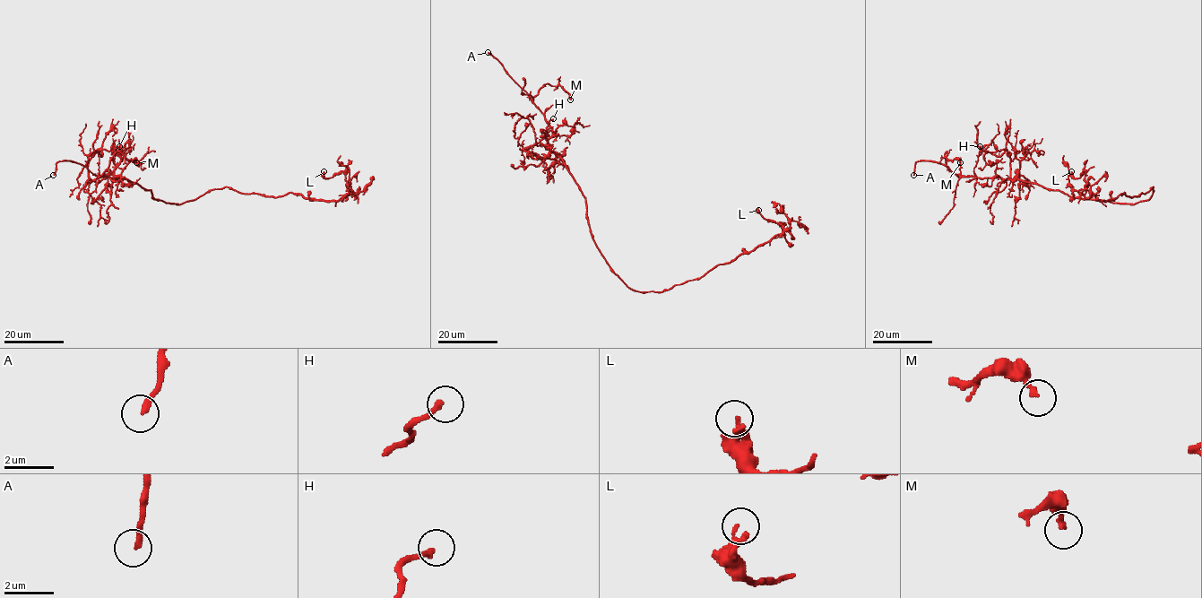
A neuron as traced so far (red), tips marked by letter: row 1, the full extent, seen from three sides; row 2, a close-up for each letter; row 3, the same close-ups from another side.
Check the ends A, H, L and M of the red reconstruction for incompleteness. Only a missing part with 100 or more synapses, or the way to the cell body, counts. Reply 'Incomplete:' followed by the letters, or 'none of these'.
Incomplete: A

